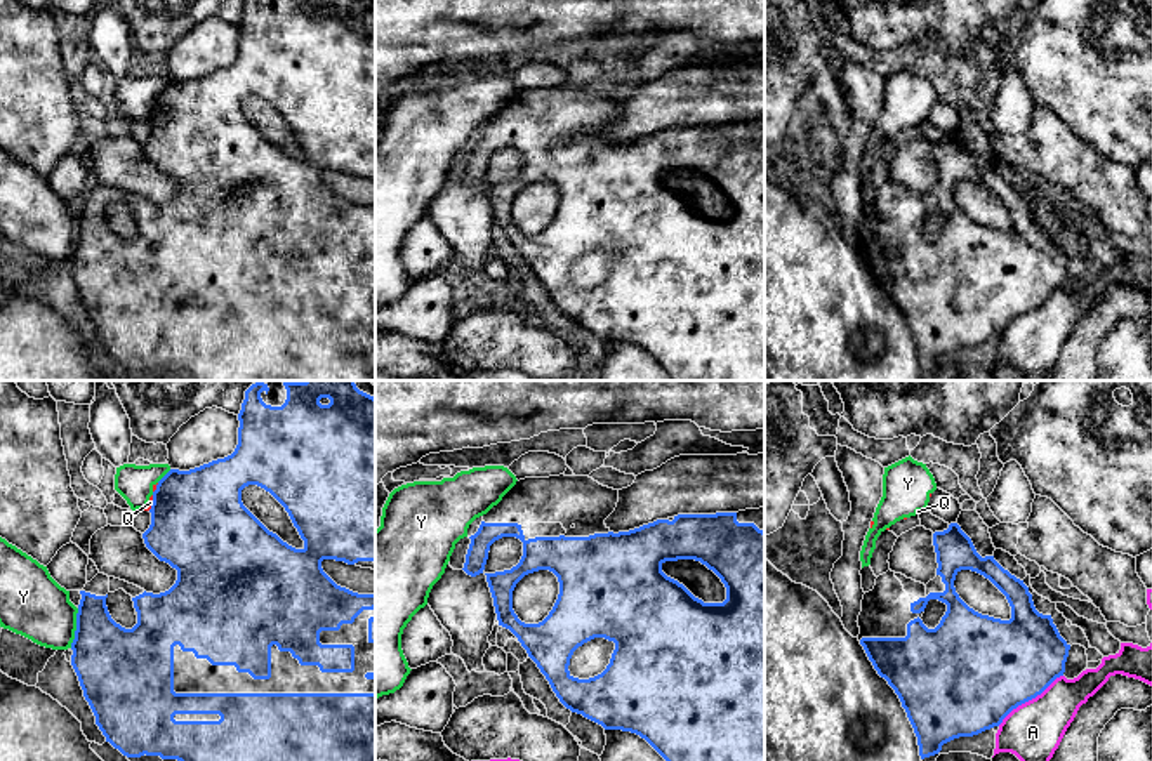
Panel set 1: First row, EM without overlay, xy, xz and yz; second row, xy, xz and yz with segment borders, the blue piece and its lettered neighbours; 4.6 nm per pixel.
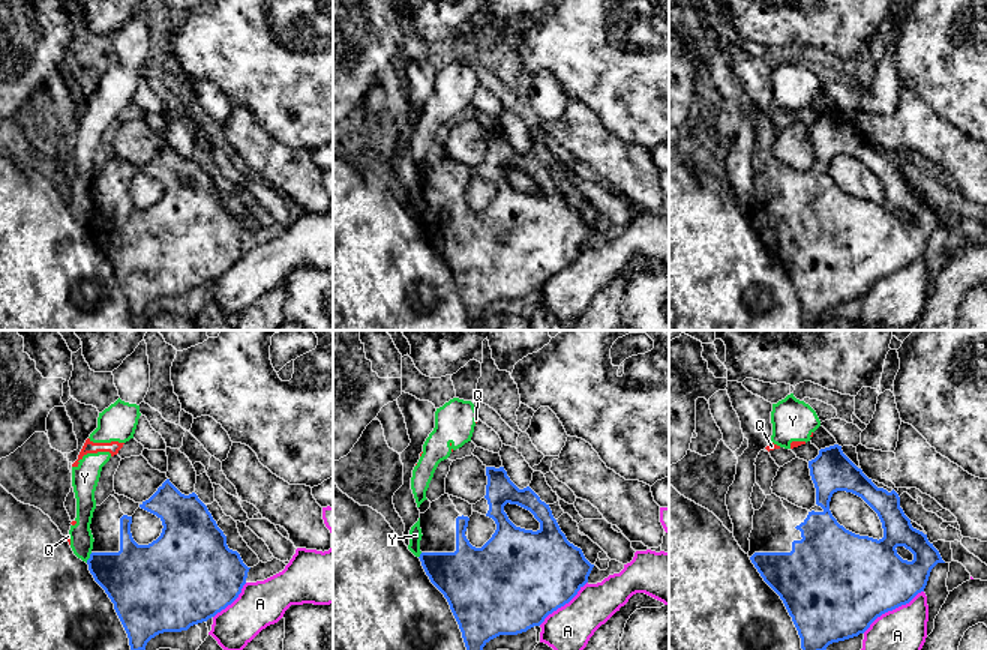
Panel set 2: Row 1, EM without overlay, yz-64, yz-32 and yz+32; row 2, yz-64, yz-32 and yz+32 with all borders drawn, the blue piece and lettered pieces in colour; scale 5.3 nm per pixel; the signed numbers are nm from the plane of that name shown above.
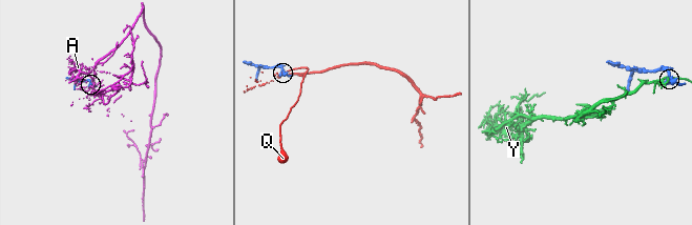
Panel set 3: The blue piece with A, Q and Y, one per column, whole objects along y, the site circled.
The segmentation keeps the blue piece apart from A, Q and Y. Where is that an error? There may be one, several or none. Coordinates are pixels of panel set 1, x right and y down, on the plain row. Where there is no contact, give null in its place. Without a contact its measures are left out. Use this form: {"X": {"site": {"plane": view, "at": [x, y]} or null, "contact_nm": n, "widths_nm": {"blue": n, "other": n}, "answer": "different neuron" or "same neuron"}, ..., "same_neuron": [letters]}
{"A": {"site": {"plane": "yz", "at": [1029, 310]}, "contact_nm": 380, "widths_nm": {"blue": 460, "other": 280}, "answer": "different neuron"}, "Q": {"site": {"plane": "xy", "at": [153, 113]}, "contact_nm": 80, "widths_nm": {"blue": 460, "other": 20}, "answer": "different neuron"}, "Y": {"site": {"plane": "xy", "at": [77, 238]}, "contact_nm": 190, "widths_nm": {"blue": 360, "other": 300}, "answer": "different neuron"}, "same_neuron": []}

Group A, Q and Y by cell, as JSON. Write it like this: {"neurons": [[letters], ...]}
{"neurons": [["A"], ["Q", "Y"]]}

